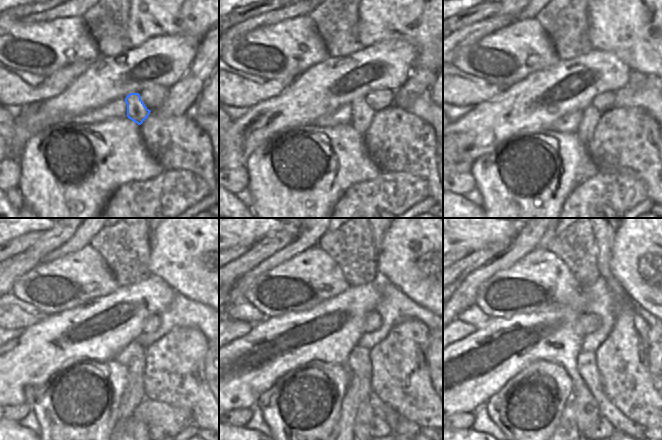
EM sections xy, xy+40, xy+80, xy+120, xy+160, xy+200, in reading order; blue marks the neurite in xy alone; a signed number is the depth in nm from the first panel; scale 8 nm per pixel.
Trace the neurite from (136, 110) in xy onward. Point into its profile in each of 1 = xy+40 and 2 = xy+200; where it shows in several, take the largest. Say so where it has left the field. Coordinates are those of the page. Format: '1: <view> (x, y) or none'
1: xy+40 (362, 115)
2: xy+200 (568, 421)

